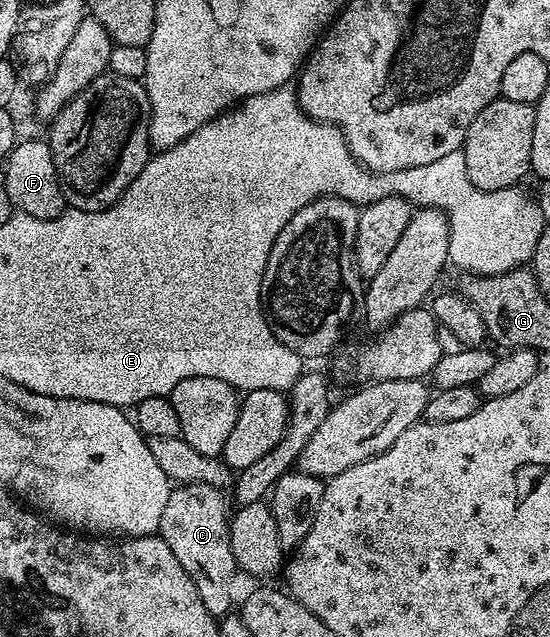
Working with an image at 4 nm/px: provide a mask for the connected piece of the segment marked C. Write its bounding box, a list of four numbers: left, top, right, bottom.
[159,484,238,618]

